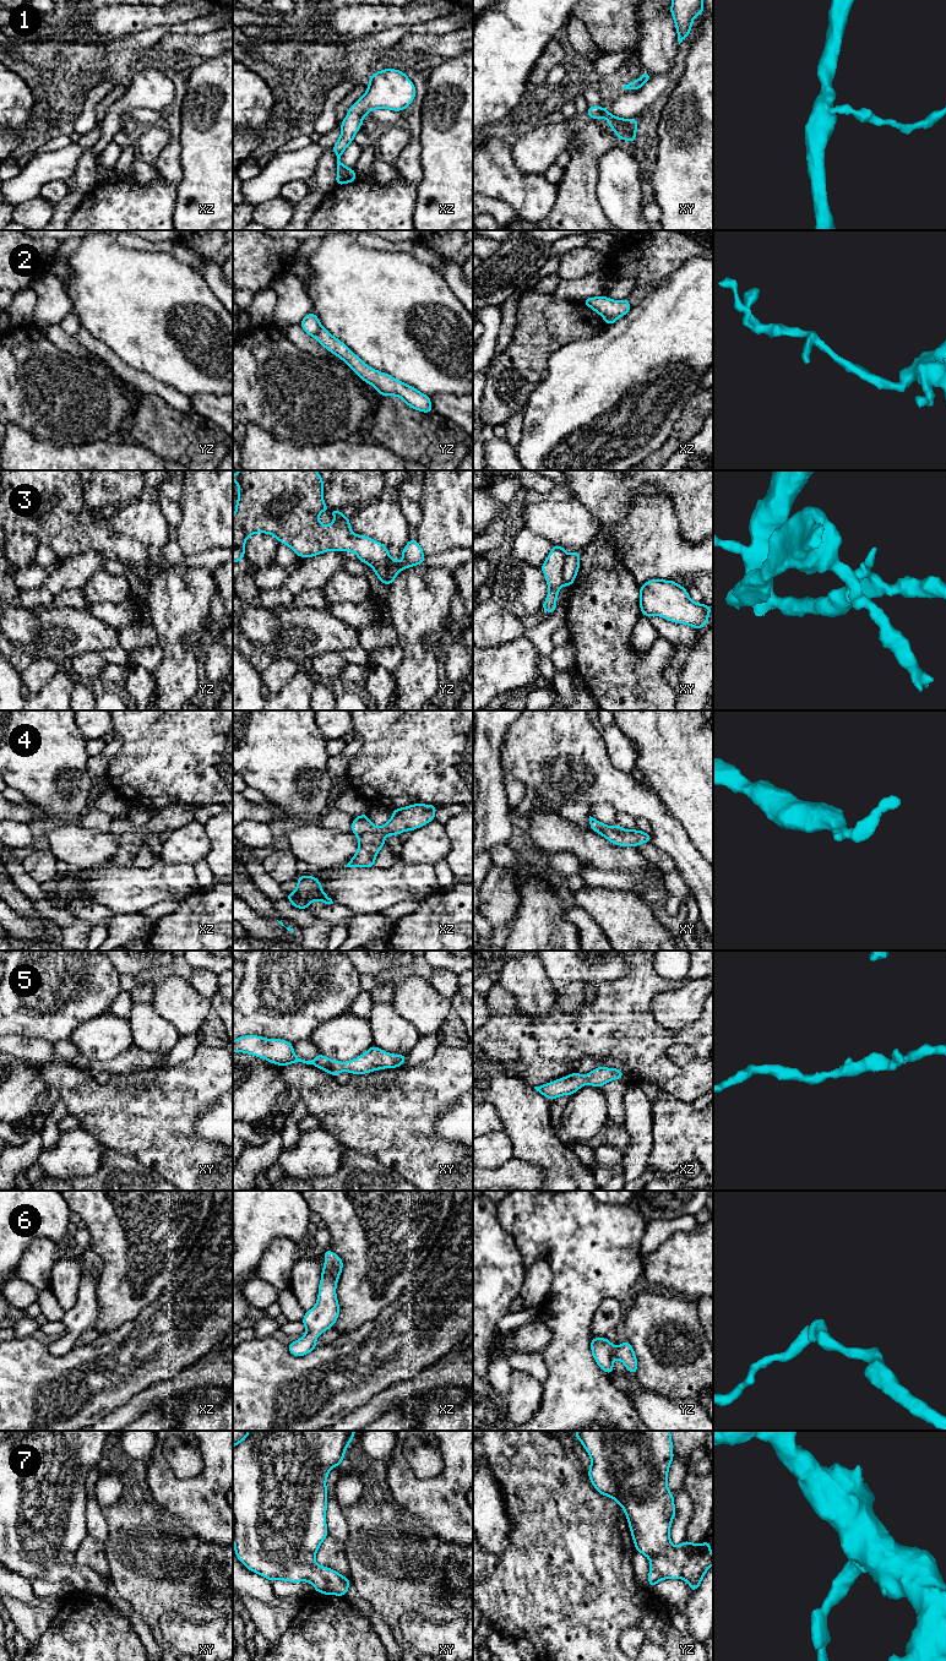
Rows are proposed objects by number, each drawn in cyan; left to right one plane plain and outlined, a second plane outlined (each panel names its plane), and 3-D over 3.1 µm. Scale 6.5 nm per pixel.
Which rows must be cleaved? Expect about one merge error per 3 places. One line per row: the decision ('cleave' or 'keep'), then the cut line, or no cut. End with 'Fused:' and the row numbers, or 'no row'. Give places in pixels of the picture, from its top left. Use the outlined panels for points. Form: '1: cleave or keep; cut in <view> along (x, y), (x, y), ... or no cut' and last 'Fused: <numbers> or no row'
1: keep; no cut
2: keep; no cut
3: cleave; cut in xy along (566, 555), (563, 562), (563, 584)
4: keep; no cut
5: keep; no cut
6: keep; no cut
7: keep; no cut
Fused: 3

